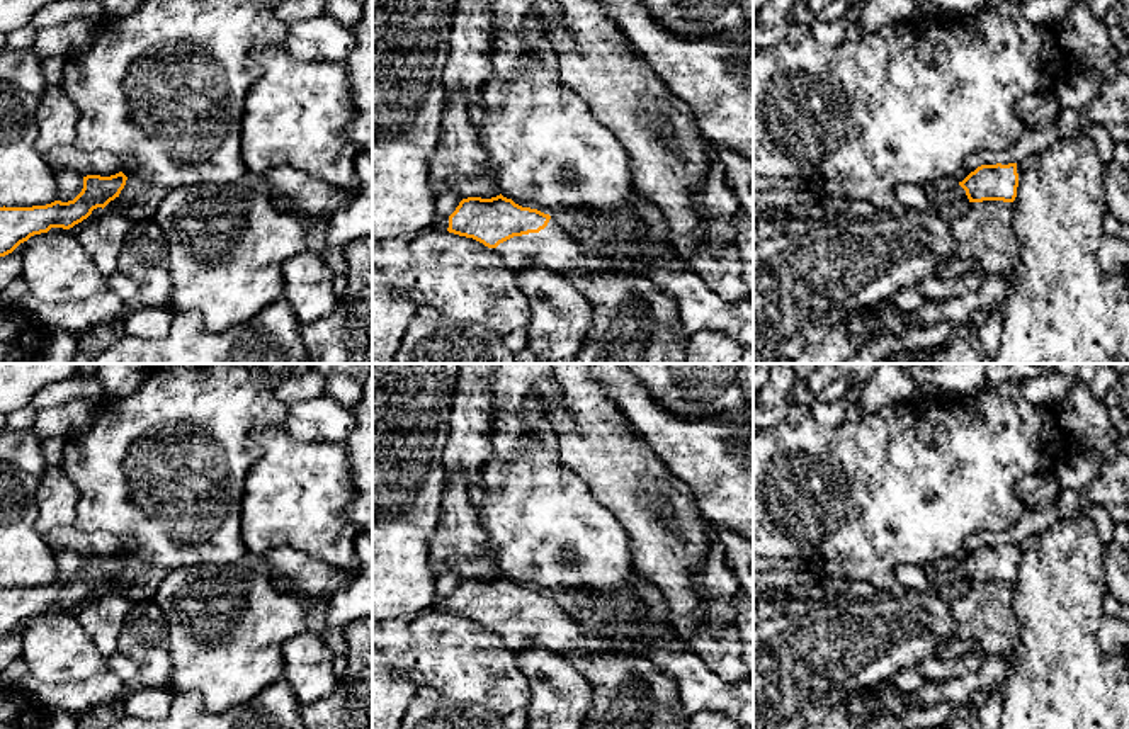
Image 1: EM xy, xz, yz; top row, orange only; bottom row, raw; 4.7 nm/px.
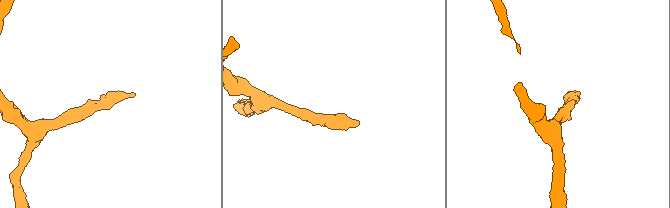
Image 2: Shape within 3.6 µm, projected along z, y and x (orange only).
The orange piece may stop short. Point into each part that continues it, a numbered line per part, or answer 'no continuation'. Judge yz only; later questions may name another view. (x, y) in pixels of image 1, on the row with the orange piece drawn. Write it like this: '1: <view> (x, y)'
1: yz (1029, 162)

